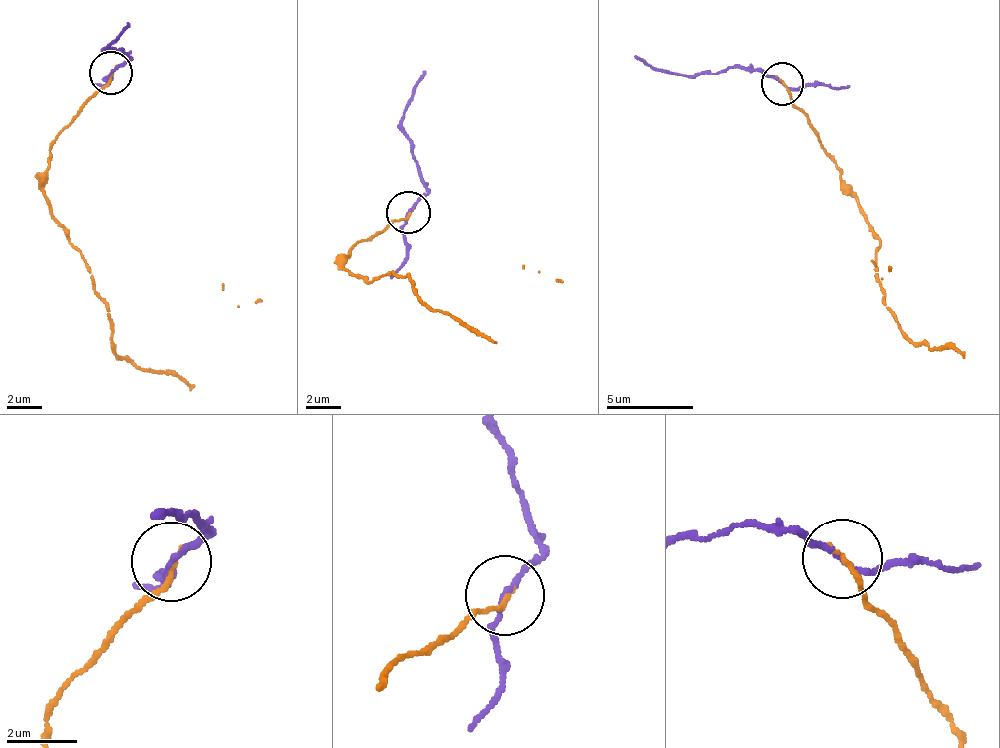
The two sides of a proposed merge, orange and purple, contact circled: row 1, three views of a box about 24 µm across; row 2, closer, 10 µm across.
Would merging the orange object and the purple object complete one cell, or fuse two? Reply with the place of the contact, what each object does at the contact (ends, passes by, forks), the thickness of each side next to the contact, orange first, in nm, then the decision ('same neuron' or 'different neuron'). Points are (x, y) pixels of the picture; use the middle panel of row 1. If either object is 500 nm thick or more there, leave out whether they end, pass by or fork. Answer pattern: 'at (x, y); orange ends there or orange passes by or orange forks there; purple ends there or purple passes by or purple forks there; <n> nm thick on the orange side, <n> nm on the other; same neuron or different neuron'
at (408, 212); orange ends there; purple passes by; 140 nm thick on the orange side, 130 nm on the other; different neuron

